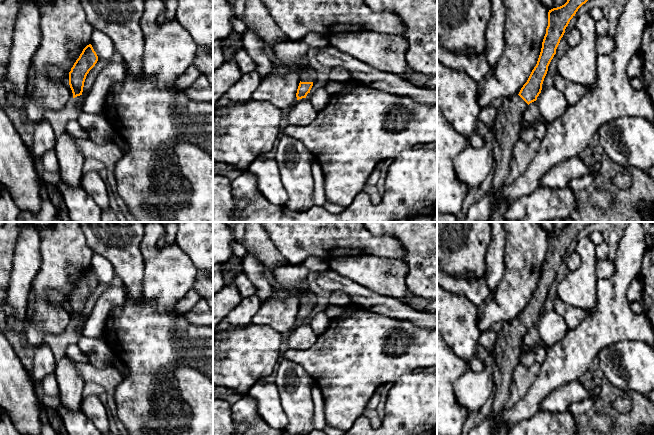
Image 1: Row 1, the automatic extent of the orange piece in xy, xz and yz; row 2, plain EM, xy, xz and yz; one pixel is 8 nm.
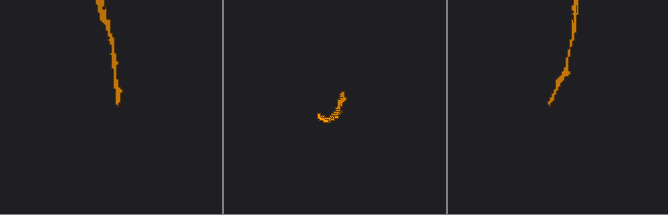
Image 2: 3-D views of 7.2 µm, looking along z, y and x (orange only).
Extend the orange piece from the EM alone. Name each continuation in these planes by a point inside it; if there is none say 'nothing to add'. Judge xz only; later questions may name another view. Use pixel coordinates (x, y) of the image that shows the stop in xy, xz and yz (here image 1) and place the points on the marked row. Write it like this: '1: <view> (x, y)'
1: xz (308, 74)

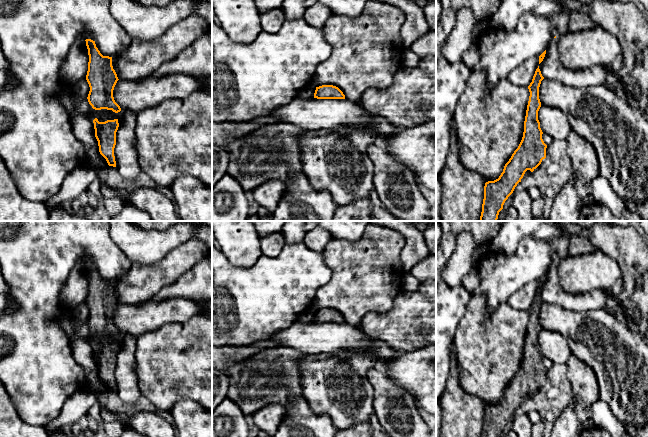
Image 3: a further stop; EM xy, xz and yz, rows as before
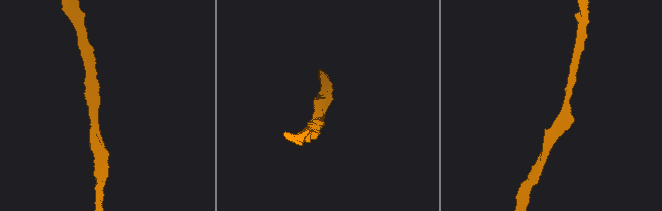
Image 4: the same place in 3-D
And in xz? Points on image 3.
nothing to add

